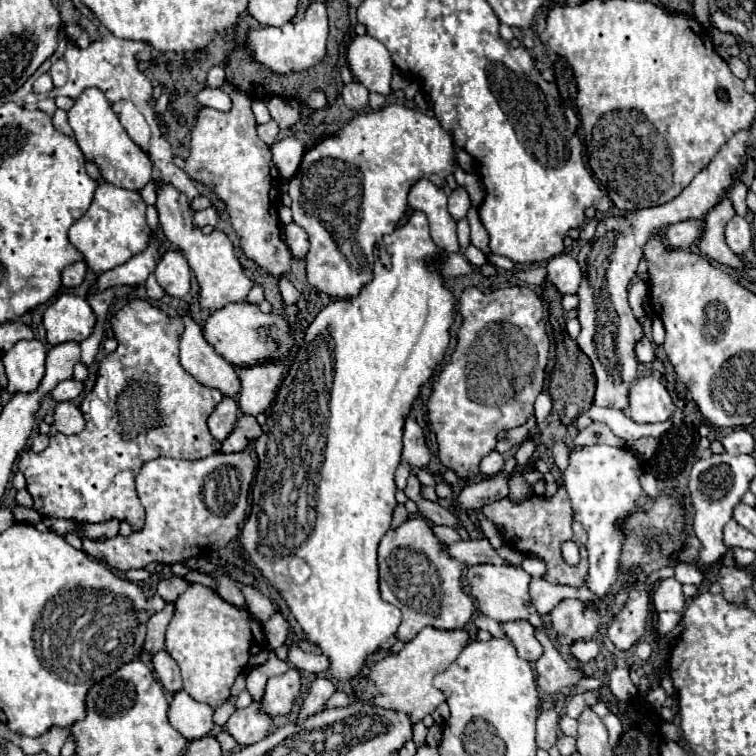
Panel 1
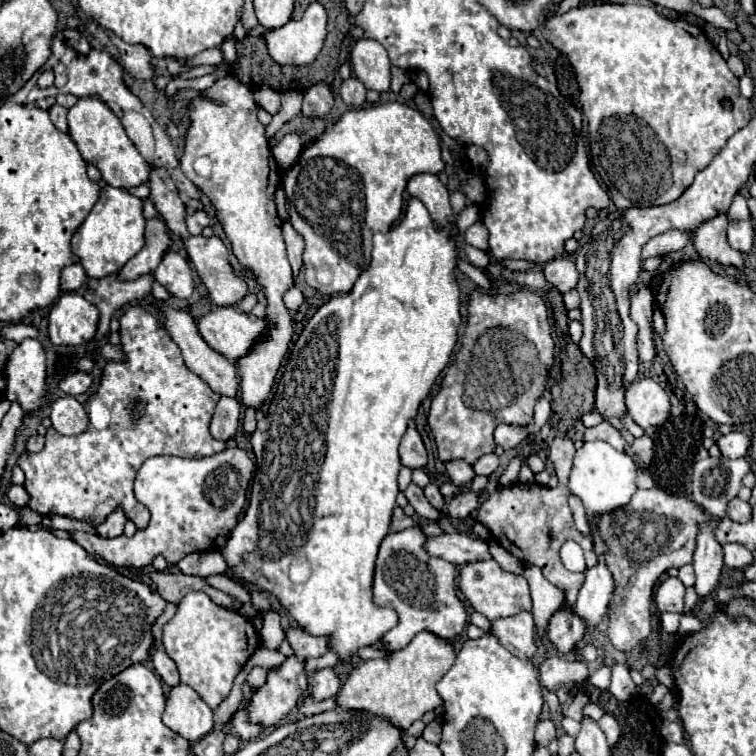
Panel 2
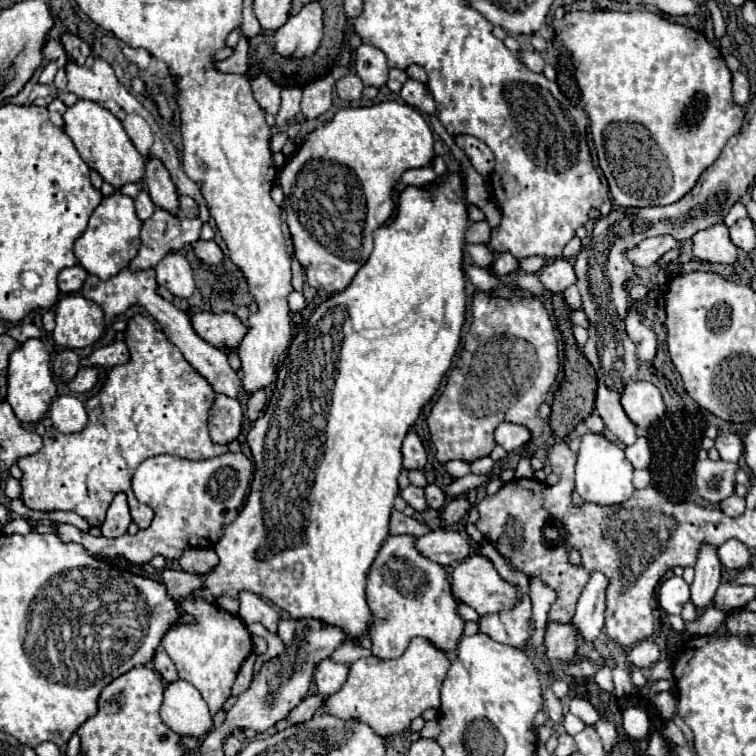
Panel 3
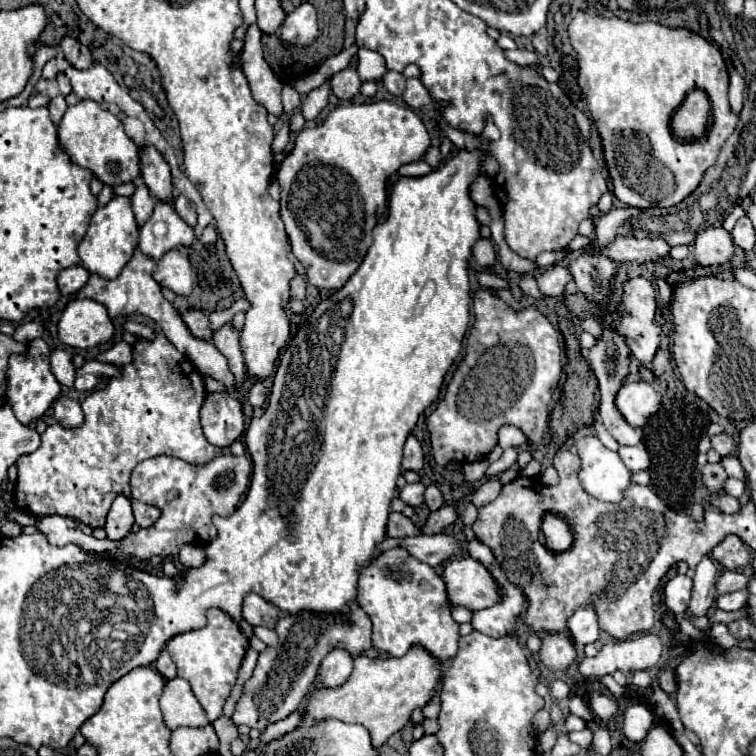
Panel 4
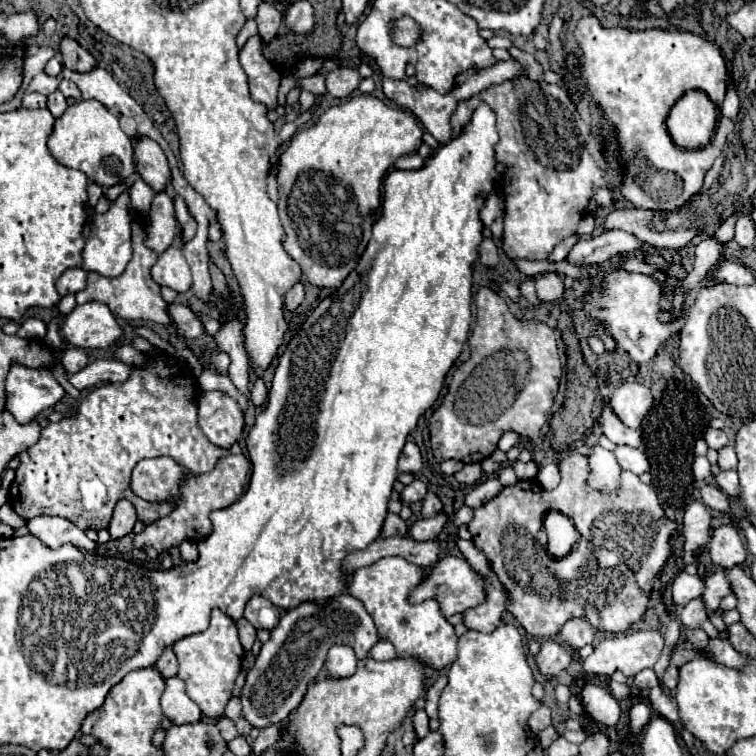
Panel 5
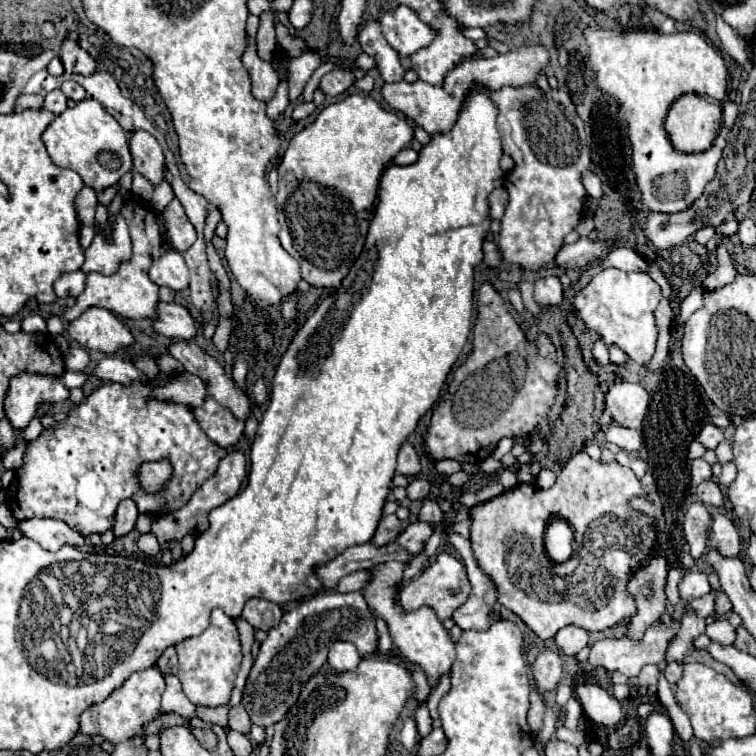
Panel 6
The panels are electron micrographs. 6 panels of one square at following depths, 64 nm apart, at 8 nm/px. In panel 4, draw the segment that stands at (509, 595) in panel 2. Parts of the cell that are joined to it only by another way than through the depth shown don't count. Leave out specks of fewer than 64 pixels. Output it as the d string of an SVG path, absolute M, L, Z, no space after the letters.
M470 556L450 560L444 568L444 582L454 606L460 604L470 610L484 610L502 600L502 592L488 568Z

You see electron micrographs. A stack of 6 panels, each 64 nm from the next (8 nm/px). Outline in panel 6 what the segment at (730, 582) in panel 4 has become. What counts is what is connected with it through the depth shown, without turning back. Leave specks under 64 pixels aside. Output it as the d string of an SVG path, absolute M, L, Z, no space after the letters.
M714 572L708 576L708 580L710 580L712 590L706 596L702 596L702 598L684 604L684 610L686 608L694 608L700 616L712 616L714 614L714 602L716 602L716 596L722 592L722 586L720 586L720 580L718 580L718 576Z

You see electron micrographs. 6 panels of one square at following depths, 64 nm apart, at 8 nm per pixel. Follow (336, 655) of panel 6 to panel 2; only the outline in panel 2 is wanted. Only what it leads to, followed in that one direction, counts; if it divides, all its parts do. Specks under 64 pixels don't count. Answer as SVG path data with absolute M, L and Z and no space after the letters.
M324 668L324 670L314 672L314 676L310 678L310 684L312 684L312 692L310 692L312 700L320 702L320 700L326 700L338 694L340 676L334 668Z

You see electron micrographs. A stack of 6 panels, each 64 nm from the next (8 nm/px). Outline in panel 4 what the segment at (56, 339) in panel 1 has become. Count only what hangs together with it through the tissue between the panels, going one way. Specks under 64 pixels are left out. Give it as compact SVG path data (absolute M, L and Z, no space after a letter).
M70 300L58 322L58 338L72 348L92 348L106 344L114 336L114 326L106 308L94 300Z

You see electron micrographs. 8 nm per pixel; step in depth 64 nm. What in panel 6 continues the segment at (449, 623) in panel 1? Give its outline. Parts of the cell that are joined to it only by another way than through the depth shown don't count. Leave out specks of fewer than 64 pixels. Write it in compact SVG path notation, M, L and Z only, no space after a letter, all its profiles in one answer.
M390 560L390 562L382 562L378 566L374 566L372 570L358 570L358 572L352 572L350 576L344 576L336 590L342 592L362 592L366 602L368 602L368 608L374 616L382 618L388 626L388 632L398 648L398 652L408 658L410 662L416 662L424 668L424 672L428 674L428 682L432 684L432 688L438 684L438 678L442 674L446 674L450 668L452 668L452 662L454 662L454 642L450 640L450 632L442 626L442 622L438 620L436 612L428 606L422 606L418 610L412 610L412 612L404 612L402 606L398 604L398 592L400 592L400 582L402 582L402 574L406 570L406 562L396 562L396 560Z

